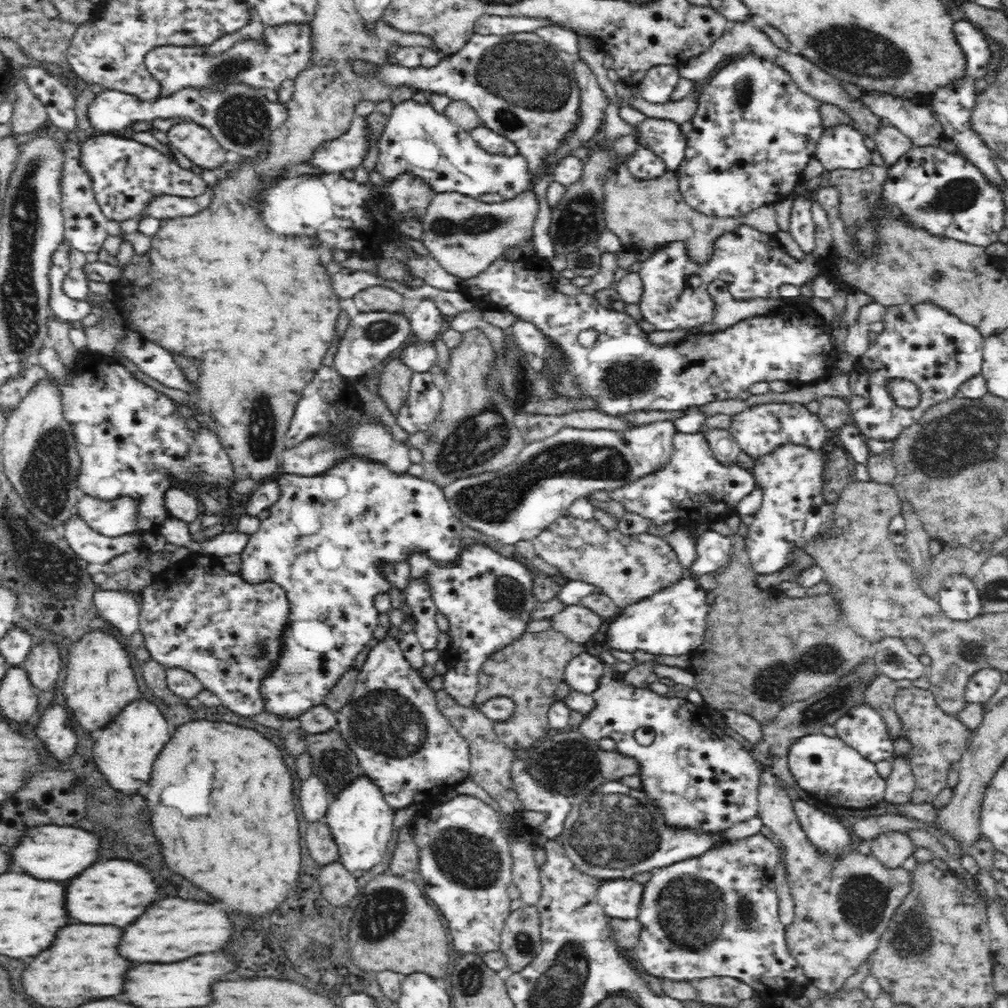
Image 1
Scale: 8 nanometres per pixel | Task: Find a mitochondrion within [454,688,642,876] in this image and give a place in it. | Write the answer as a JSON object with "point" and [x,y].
{"point":[569,764]}

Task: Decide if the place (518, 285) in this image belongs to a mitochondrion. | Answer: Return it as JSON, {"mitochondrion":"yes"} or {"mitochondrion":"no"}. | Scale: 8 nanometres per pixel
{"mitochondrion":"no"}

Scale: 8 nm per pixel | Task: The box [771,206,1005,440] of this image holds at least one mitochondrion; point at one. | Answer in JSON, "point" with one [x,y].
{"point":[935,274]}

